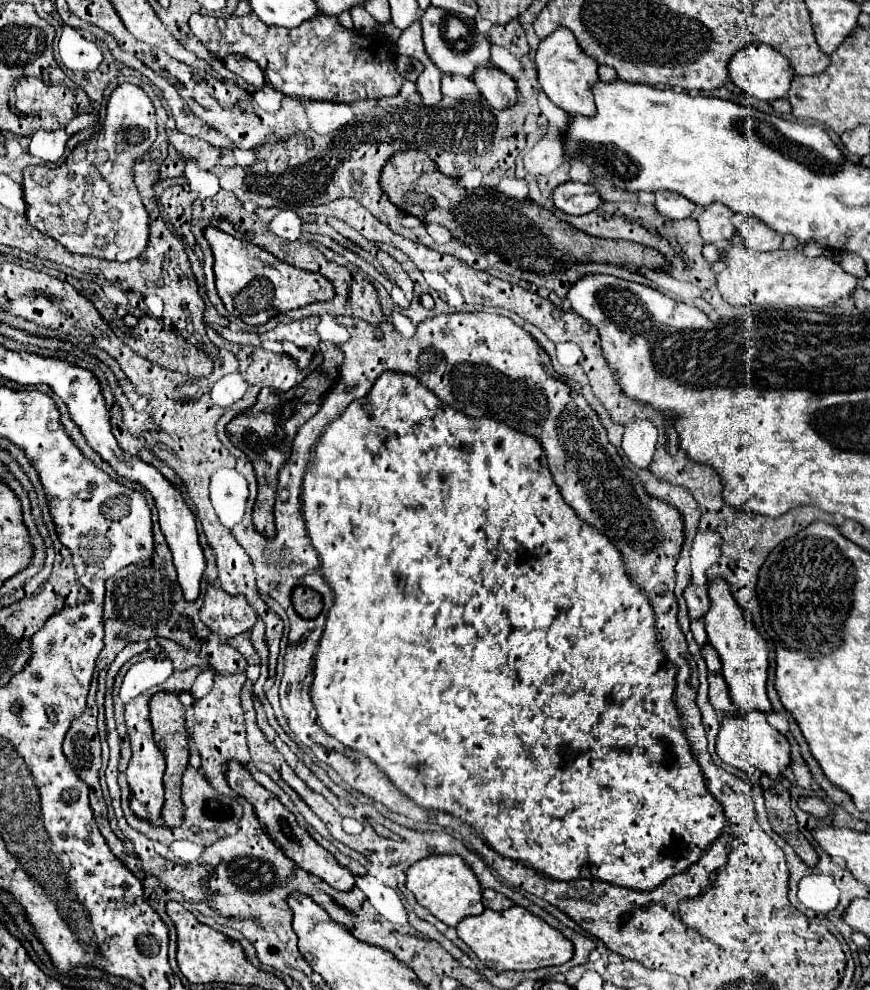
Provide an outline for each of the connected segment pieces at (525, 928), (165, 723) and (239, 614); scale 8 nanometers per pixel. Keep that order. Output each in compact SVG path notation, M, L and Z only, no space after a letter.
M521 906L505 912L485 910L479 916L469 916L457 924L459 938L479 956L479 960L495 972L503 970L537 970L545 966L565 964L573 958L573 944L559 930Z
M157 692L151 702L151 724L155 742L161 746L167 762L165 770L165 806L163 806L163 820L167 826L181 826L183 824L183 800L181 800L181 778L189 762L189 734L185 728L185 706L179 702L175 692Z
M209 586L205 592L203 608L199 610L203 624L223 638L233 638L251 632L257 622L257 612L241 596L231 596L221 588Z

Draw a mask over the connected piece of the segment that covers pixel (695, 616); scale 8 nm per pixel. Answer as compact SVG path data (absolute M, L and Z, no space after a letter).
M693 584L685 588L685 600L689 606L689 618L691 620L701 620L707 610L709 610L709 594L707 594L707 586L695 588Z

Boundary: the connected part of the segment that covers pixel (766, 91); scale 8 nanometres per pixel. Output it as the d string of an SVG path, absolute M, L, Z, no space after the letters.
M751 42L745 48L741 48L729 62L729 78L747 94L751 94L757 100L765 100L765 102L773 102L779 100L787 94L789 84L795 76L795 70L791 68L789 60L777 52L775 48L761 44L761 42Z

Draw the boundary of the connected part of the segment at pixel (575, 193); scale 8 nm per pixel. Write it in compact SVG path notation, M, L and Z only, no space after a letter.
M565 182L555 188L553 204L565 214L589 214L601 204L601 196L593 184Z

